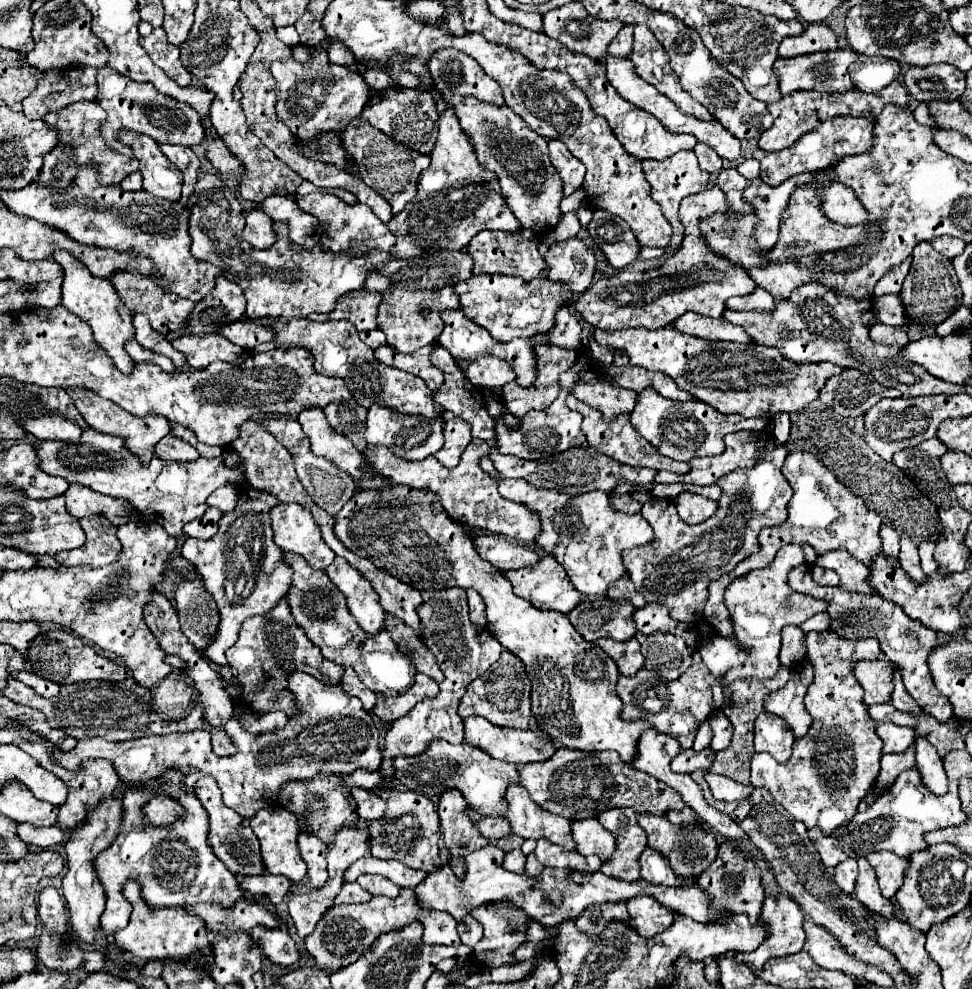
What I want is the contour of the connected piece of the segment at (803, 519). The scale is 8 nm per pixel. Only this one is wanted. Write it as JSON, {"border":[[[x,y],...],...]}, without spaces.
{"border":[[[795,449],[789,451],[785,465],[783,465],[783,475],[789,481],[789,485],[793,487],[793,497],[789,501],[789,517],[783,525],[779,527],[765,527],[759,533],[759,553],[743,559],[743,563],[739,563],[739,567],[735,567],[735,571],[721,575],[717,581],[711,583],[709,587],[709,601],[705,605],[705,619],[727,639],[735,639],[733,635],[733,627],[731,627],[731,619],[729,619],[729,611],[723,603],[723,591],[727,589],[727,585],[735,579],[735,577],[743,577],[753,569],[761,569],[767,567],[773,559],[775,553],[791,543],[805,543],[811,545],[815,549],[817,555],[823,555],[825,551],[833,551],[833,549],[845,549],[851,555],[855,555],[859,561],[863,561],[865,565],[871,565],[871,559],[881,551],[879,543],[879,527],[881,527],[881,517],[867,509],[865,501],[859,499],[855,493],[851,493],[843,483],[839,483],[839,479],[835,475],[831,475],[831,471],[819,461],[815,459],[815,455],[809,455],[803,449]]]}

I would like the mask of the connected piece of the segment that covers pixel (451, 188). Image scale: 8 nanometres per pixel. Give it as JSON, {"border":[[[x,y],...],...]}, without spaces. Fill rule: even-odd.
{"border":[[[447,107],[439,117],[439,135],[435,149],[431,151],[431,165],[419,175],[415,197],[389,221],[389,227],[397,237],[393,253],[399,257],[419,257],[427,251],[439,249],[457,251],[467,247],[469,241],[483,229],[507,233],[523,229],[507,203],[503,203],[495,175],[479,167],[475,151],[463,135],[451,107]],[[435,243],[443,245],[435,247]]]}

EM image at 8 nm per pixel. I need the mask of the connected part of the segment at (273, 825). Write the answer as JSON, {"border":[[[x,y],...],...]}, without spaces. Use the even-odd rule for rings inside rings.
{"border":[[[281,807],[263,809],[263,811],[257,811],[249,819],[249,825],[261,843],[261,857],[263,857],[265,871],[273,873],[273,875],[285,875],[291,879],[293,885],[299,885],[307,873],[307,865],[303,863],[303,859],[299,855],[299,847],[297,847],[297,837],[301,833],[301,829],[299,829],[295,815],[291,815],[289,811],[283,811]]]}

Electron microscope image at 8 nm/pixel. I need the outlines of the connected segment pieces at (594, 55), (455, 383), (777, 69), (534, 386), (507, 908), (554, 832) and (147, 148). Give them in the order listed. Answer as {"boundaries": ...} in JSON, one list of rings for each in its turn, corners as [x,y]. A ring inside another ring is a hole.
{"boundaries":[[[[569,1],[567,5],[555,7],[551,11],[547,11],[543,15],[543,33],[559,39],[569,51],[573,53],[583,53],[589,55],[591,59],[601,59],[607,53],[607,47],[611,43],[611,39],[615,39],[615,35],[619,33],[623,25],[619,21],[597,21],[591,19],[591,15],[587,15],[585,7],[579,1]]],[[[435,345],[433,353],[431,353],[431,361],[435,367],[439,367],[445,375],[445,381],[441,385],[441,389],[433,391],[433,399],[435,403],[443,405],[451,415],[455,417],[461,417],[461,419],[467,419],[467,423],[473,425],[473,437],[479,437],[479,439],[485,439],[485,441],[493,441],[495,439],[495,423],[493,419],[487,415],[487,409],[485,409],[485,399],[481,395],[481,391],[477,387],[473,387],[469,383],[469,379],[459,371],[459,367],[455,365],[455,359],[447,353],[447,349],[443,345]]],[[[837,49],[837,51],[825,51],[825,53],[809,53],[809,55],[797,55],[791,59],[779,57],[773,63],[773,73],[779,79],[779,87],[783,95],[789,95],[793,91],[827,91],[827,93],[839,93],[853,89],[853,83],[847,75],[847,67],[855,63],[859,55],[851,49]]],[[[539,343],[533,347],[533,353],[535,353],[535,369],[537,369],[537,377],[535,381],[529,385],[529,387],[523,387],[515,381],[507,383],[501,391],[503,391],[503,401],[507,405],[507,409],[515,415],[515,417],[523,417],[525,413],[537,409],[547,409],[559,395],[559,375],[563,371],[569,371],[573,367],[573,363],[577,361],[577,353],[571,351],[571,349],[563,349],[563,347],[557,347],[557,345],[551,345],[551,343]]],[[[503,899],[503,901],[495,901],[495,903],[483,903],[475,909],[471,909],[471,915],[483,925],[485,929],[485,937],[473,947],[473,955],[477,961],[481,961],[485,967],[501,967],[501,965],[509,965],[509,963],[517,963],[517,959],[513,957],[515,949],[527,941],[527,919],[531,919],[525,911],[521,911],[519,907],[515,907],[511,901]]],[[[511,783],[507,787],[505,799],[509,805],[503,817],[509,821],[513,834],[524,839],[545,837],[547,841],[557,843],[559,847],[565,847],[569,851],[575,849],[569,819],[543,811],[517,783]]],[[[123,131],[123,141],[133,149],[133,155],[141,163],[143,189],[151,191],[155,197],[179,201],[183,175],[179,175],[177,167],[161,153],[157,141],[129,131]]]]}

